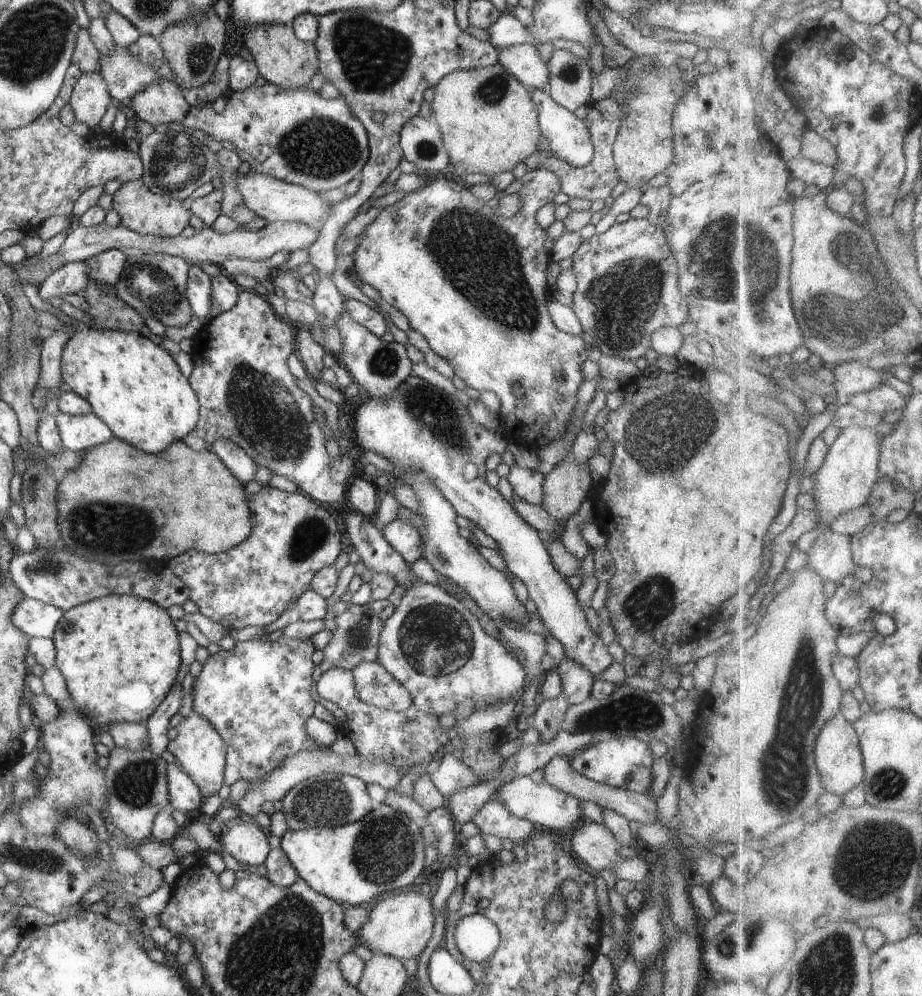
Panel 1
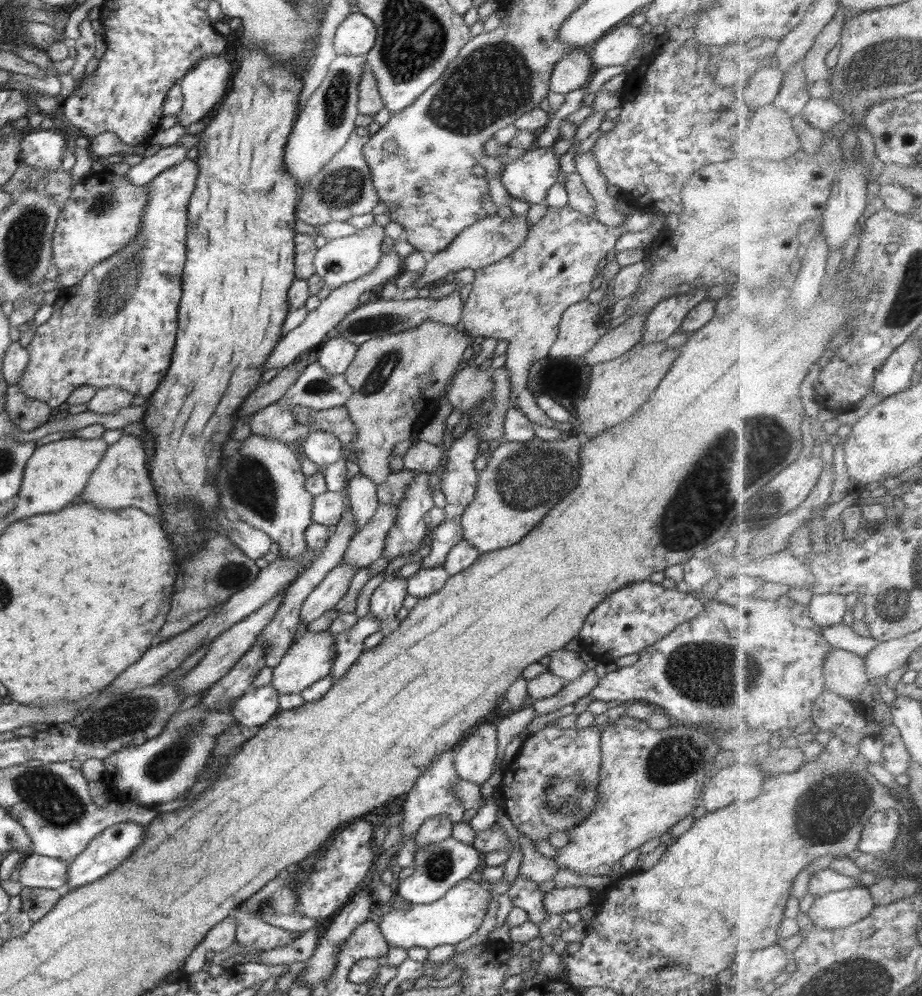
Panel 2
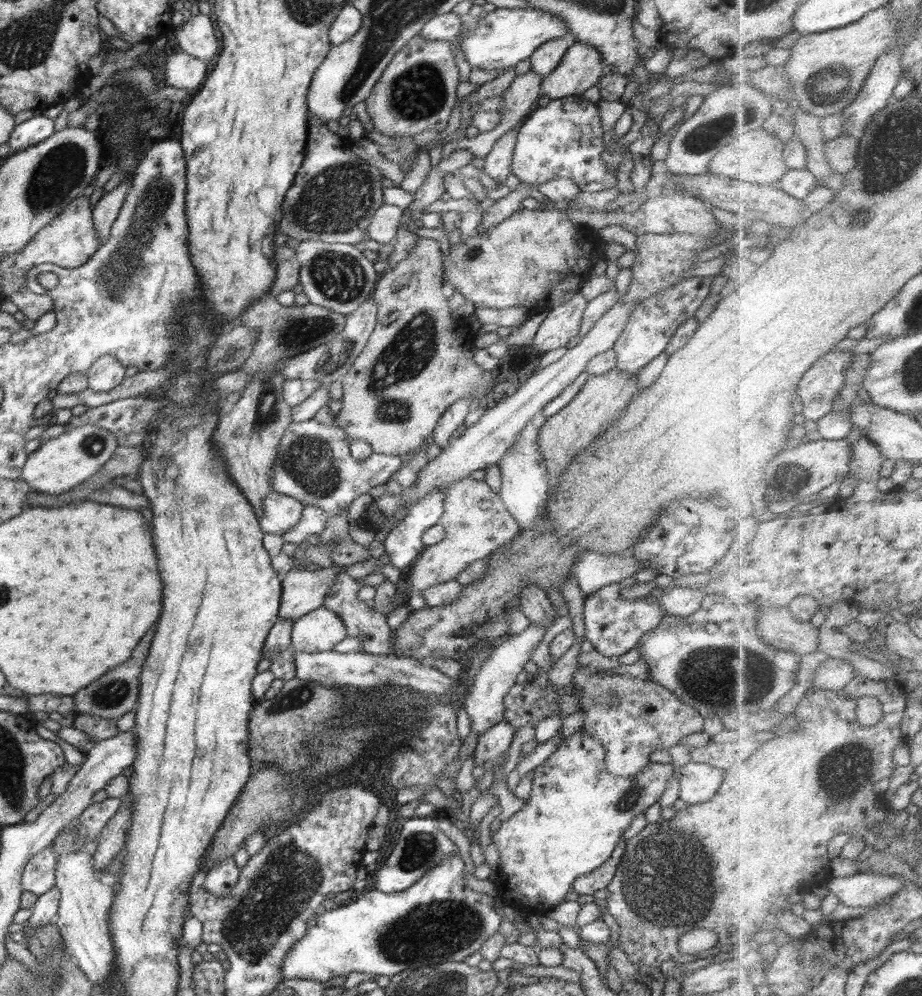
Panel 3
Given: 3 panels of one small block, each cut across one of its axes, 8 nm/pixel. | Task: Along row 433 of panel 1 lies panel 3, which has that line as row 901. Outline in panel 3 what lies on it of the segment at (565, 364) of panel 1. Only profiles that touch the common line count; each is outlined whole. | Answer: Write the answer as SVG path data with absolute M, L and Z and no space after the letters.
M580 729L565 737L556 752L532 771L532 791L524 807L508 820L498 821L492 839L500 853L499 876L493 883L498 898L506 905L518 908L526 915L544 916L556 904L564 901L578 877L591 873L611 858L632 820L660 800L675 771L670 763L650 762L634 776L614 776L604 766L604 757L604 744L594 740L588 732Z

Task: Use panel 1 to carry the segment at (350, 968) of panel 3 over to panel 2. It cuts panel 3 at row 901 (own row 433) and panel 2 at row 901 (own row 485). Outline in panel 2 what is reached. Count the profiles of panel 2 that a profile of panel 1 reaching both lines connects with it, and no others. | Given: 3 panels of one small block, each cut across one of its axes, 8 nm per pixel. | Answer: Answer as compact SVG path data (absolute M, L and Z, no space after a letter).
M466 879L458 882L432 904L412 904L406 909L384 909L384 915L381 915L378 924L384 940L388 946L394 948L436 948L442 944L458 944L466 938L475 934L482 920L486 916L490 904L490 892L485 890L480 883Z

